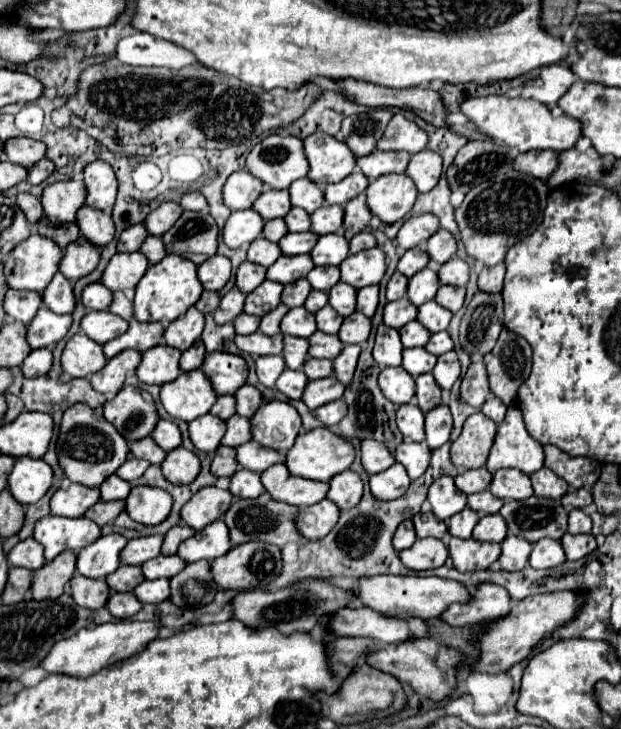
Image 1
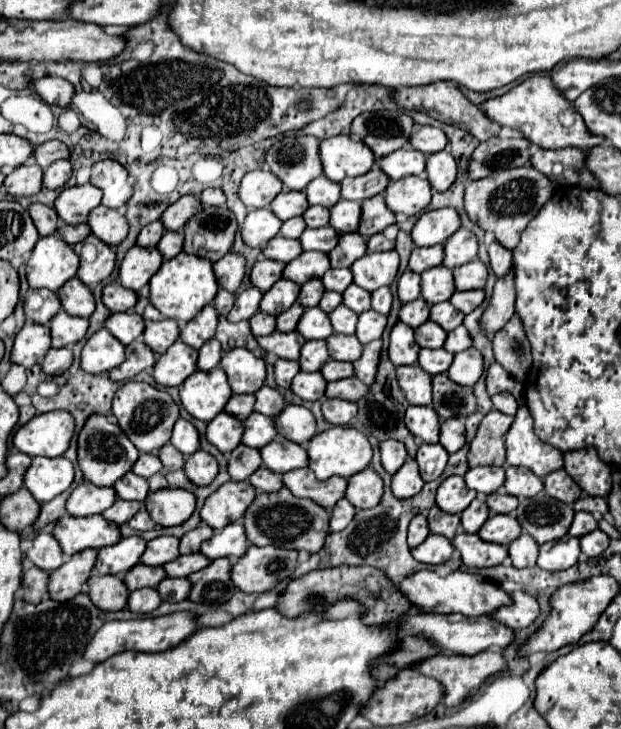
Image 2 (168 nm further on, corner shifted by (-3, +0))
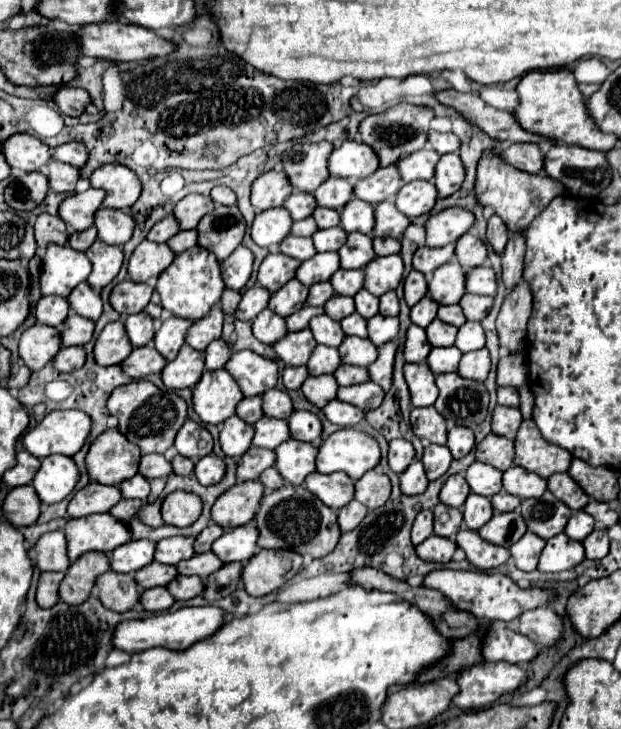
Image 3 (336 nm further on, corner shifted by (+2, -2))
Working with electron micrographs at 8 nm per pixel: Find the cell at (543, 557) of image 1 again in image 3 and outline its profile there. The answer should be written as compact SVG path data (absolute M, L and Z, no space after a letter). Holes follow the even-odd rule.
M562 532L546 542L546 548L540 554L538 570L542 570L542 572L570 570L570 568L578 566L584 558L586 556L584 556L582 542L576 542Z

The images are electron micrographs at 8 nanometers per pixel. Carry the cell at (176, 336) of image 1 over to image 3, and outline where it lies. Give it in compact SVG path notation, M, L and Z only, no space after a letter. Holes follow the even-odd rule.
M214 304L208 316L194 322L186 334L186 344L190 344L196 350L204 350L212 340L218 340L222 334L222 322L224 312L220 304Z

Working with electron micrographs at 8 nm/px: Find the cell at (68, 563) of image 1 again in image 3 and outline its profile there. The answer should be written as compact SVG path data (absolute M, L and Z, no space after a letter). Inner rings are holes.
M86 552L68 568L60 584L60 600L66 604L82 604L88 600L96 578L110 570L108 556L102 552Z

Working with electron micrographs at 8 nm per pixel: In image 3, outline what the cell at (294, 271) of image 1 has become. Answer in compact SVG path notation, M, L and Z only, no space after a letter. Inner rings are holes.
M324 252L324 254L316 254L314 258L302 262L302 266L296 270L296 278L304 286L312 286L312 284L330 280L330 276L338 268L340 268L338 252Z

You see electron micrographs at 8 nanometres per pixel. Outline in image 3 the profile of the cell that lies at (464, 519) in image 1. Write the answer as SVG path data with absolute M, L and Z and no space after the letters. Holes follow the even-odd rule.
M468 494L464 502L464 522L472 530L480 530L492 518L492 504L486 496Z

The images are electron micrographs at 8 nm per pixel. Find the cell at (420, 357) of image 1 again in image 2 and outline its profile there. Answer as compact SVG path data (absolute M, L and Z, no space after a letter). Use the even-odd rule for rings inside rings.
M421 348L419 350L419 358L417 364L431 376L445 372L453 362L453 354L439 348L439 350L429 350L429 348Z

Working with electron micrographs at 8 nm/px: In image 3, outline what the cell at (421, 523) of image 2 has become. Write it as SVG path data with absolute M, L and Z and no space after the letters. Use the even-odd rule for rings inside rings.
M422 510L416 520L414 520L414 526L412 526L412 544L420 544L424 542L430 534L432 534L432 528L434 528L434 514L432 510Z

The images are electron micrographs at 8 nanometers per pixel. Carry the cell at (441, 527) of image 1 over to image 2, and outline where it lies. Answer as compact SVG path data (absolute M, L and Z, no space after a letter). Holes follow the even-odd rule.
M433 506L429 512L427 512L427 522L429 522L429 530L431 534L441 534L449 540L455 538L457 530L459 530L459 514L445 514L441 512L437 506Z

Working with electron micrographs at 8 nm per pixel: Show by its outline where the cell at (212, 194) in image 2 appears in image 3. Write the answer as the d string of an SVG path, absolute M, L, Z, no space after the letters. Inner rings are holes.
M216 186L212 192L210 192L210 198L218 204L226 204L226 206L234 206L236 204L236 196L234 192L228 188L228 186Z

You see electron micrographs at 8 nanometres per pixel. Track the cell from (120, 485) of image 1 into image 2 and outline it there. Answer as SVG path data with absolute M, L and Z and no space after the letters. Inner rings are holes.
M127 472L123 478L119 478L119 482L115 482L113 488L117 492L117 498L121 498L121 500L143 502L145 496L149 494L147 480L141 476L135 476L133 472Z

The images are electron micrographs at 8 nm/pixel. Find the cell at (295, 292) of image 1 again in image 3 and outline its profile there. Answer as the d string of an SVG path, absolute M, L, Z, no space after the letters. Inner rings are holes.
M320 282L320 284L310 286L308 304L310 304L310 306L324 306L332 296L334 296L332 284L330 284L330 282Z

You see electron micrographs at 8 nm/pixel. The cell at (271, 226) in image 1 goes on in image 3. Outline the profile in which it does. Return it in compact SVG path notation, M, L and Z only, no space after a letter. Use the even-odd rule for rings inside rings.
M304 218L304 220L298 220L292 224L292 234L294 236L312 236L314 232L318 230L318 226L314 224L314 218Z

